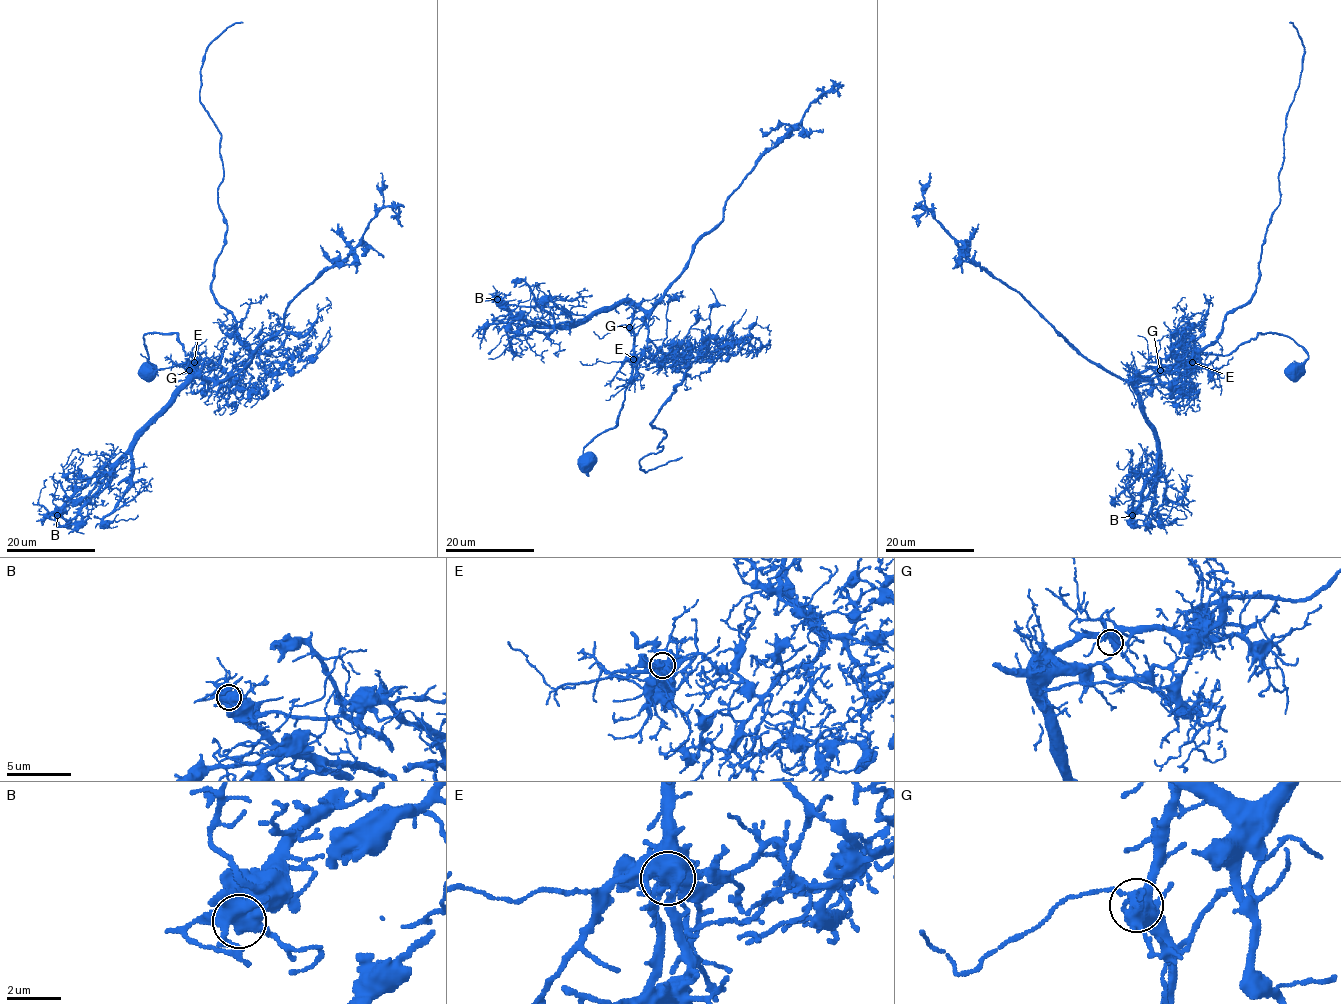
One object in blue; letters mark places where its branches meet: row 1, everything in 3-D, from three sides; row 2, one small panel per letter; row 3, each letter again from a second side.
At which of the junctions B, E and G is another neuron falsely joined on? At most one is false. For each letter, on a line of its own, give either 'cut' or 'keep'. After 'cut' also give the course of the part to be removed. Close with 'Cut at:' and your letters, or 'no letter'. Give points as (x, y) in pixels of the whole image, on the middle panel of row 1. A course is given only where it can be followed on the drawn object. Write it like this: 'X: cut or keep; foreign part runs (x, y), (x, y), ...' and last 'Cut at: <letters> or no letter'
B: keep
E: cut; foreign part runs (633, 359), (671, 355), (688, 367), (651, 423), (666, 434), (662, 449), (640, 468), (682, 457)
G: keep
Cut at: E

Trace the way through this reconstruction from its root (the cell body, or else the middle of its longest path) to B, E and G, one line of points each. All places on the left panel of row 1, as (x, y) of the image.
B: (144, 373), (148, 333), (175, 333), (185, 354), (193, 354), (195, 377), (57, 515)
E: (144, 373), (143, 335), (148, 333), (175, 333), (194, 362)
G: (144, 373), (143, 335), (148, 333), (175, 333), (185, 354), (193, 354), (188, 361), (195, 364), (189, 370)

